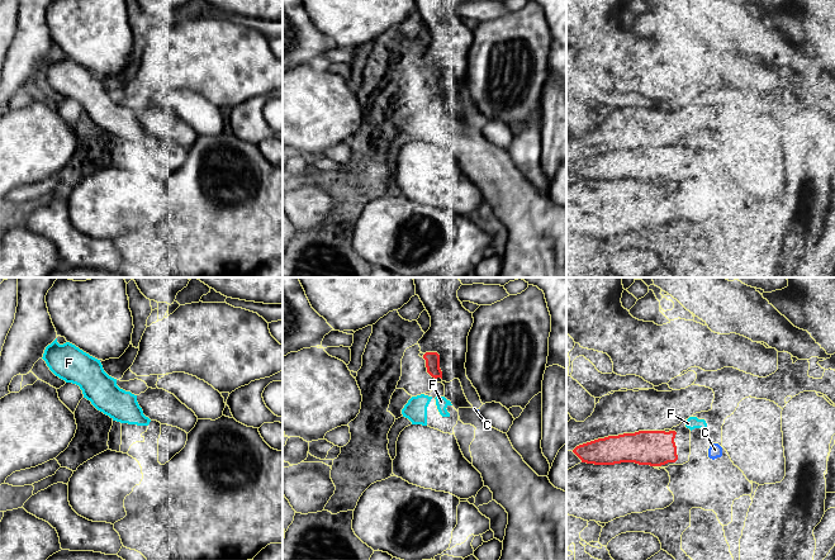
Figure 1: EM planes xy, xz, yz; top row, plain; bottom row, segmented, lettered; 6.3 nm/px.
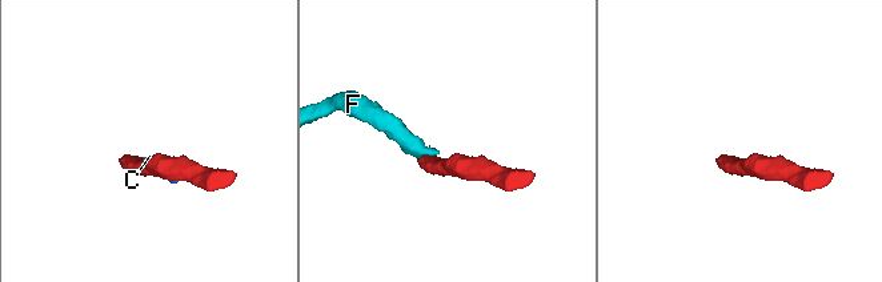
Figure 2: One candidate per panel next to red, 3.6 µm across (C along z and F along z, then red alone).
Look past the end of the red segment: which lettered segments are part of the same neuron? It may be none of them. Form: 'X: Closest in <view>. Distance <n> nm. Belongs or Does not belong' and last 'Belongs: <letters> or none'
C: Closest in yz. Distance 200 nm. Belongs
F: Closest in yz. Distance 80 nm. Does not belong
Belongs: C

